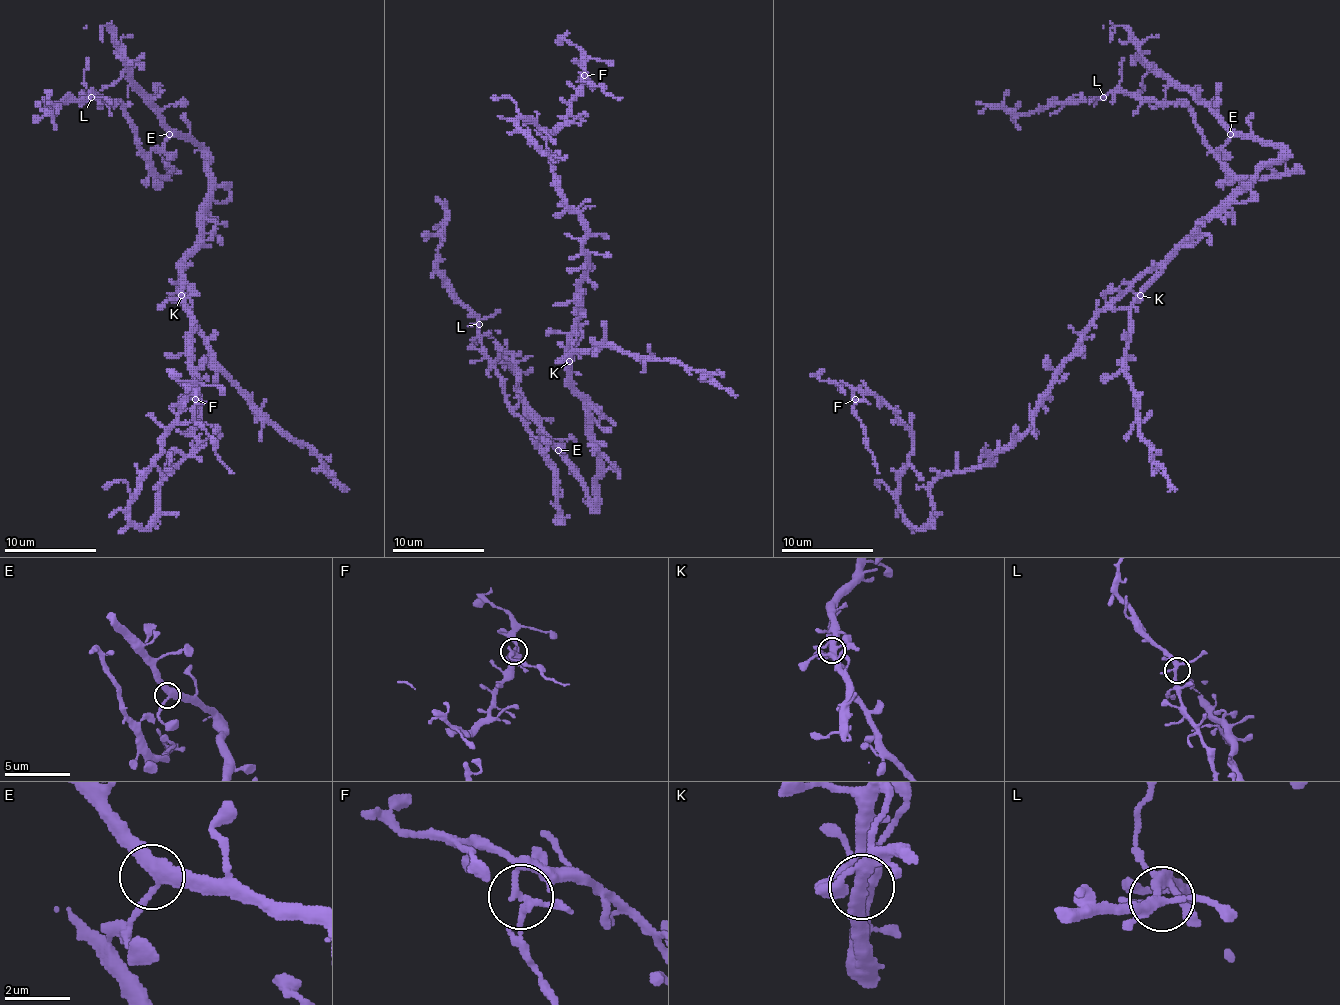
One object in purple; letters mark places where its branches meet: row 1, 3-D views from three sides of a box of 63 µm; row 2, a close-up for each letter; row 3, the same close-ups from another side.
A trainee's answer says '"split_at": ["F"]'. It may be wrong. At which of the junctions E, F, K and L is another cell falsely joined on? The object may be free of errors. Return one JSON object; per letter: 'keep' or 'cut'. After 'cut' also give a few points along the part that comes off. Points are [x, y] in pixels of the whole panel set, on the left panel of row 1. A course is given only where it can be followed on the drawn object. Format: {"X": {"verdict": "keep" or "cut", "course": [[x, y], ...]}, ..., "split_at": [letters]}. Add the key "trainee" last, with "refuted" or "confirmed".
{"E": {"verdict": "keep"}, "F": {"verdict": "cut", "course": [[195, 399], [195, 420], [211, 438], [218, 457], [234, 473]]}, "K": {"verdict": "keep"}, "L": {"verdict": "keep"}, "split_at": ["F"], "trainee": "confirmed"}

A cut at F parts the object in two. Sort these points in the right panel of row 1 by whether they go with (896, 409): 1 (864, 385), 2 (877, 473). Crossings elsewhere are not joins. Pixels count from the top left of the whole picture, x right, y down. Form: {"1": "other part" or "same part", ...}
{"1": "same part", "2": "other part"}

